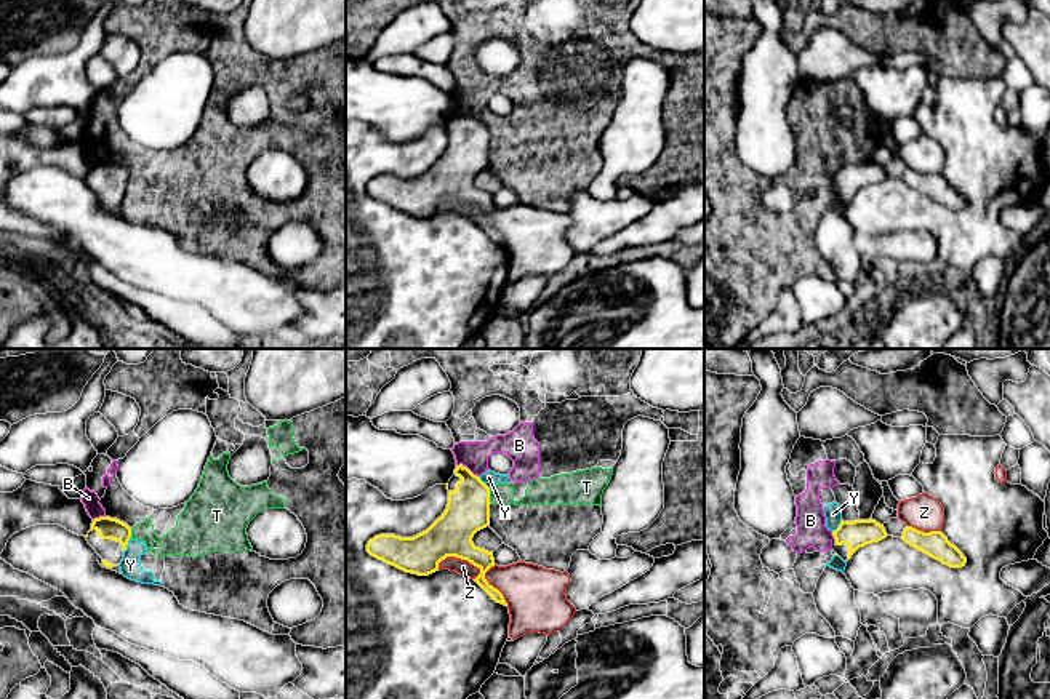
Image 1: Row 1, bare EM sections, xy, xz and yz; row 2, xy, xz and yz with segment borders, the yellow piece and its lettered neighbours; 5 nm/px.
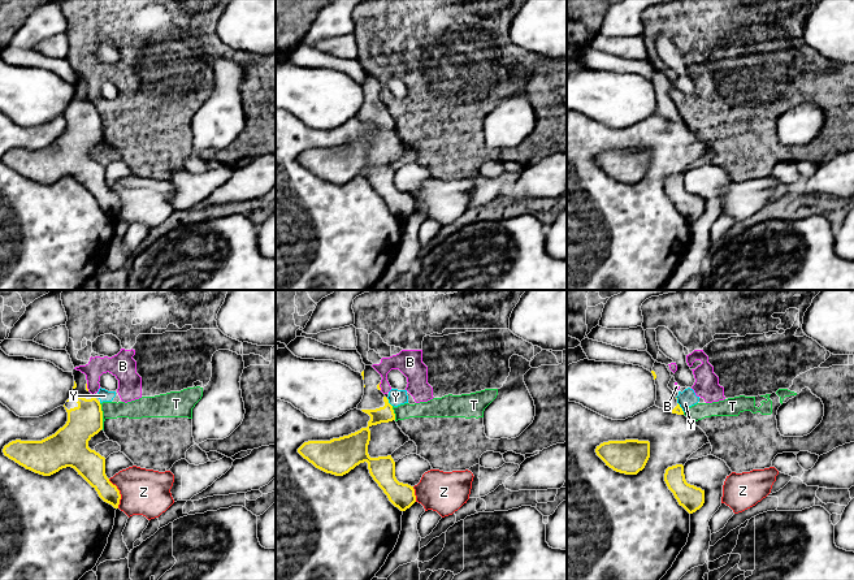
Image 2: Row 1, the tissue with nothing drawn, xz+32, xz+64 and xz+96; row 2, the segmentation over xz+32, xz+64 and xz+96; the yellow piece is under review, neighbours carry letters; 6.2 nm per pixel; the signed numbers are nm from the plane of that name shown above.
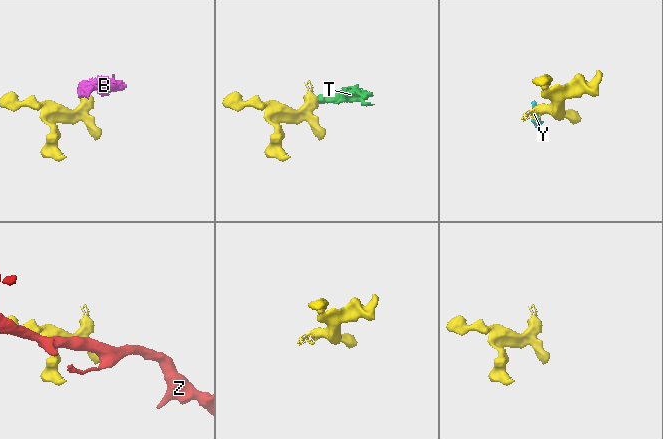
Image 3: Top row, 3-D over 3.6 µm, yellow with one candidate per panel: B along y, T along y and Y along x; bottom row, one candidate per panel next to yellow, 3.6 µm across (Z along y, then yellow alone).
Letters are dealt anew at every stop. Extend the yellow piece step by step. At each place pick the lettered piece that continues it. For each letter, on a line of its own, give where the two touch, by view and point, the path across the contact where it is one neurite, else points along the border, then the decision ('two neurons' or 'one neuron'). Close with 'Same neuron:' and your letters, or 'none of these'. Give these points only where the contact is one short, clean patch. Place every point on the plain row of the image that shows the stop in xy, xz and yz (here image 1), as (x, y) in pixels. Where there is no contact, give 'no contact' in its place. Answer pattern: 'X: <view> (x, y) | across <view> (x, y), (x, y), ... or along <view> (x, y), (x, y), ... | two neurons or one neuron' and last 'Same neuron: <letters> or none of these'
B: xz (471, 114) | along xz (466, 107), (479, 119) | two neurons
T: xz (488, 138) | along xz (488, 130), (488, 141), (492, 144) | two neurons
Y: xy (127, 186) | along xy (130, 181), (124, 194) | two neurons
Z: xz (458, 199) | two neurons
Same neuron: none of these

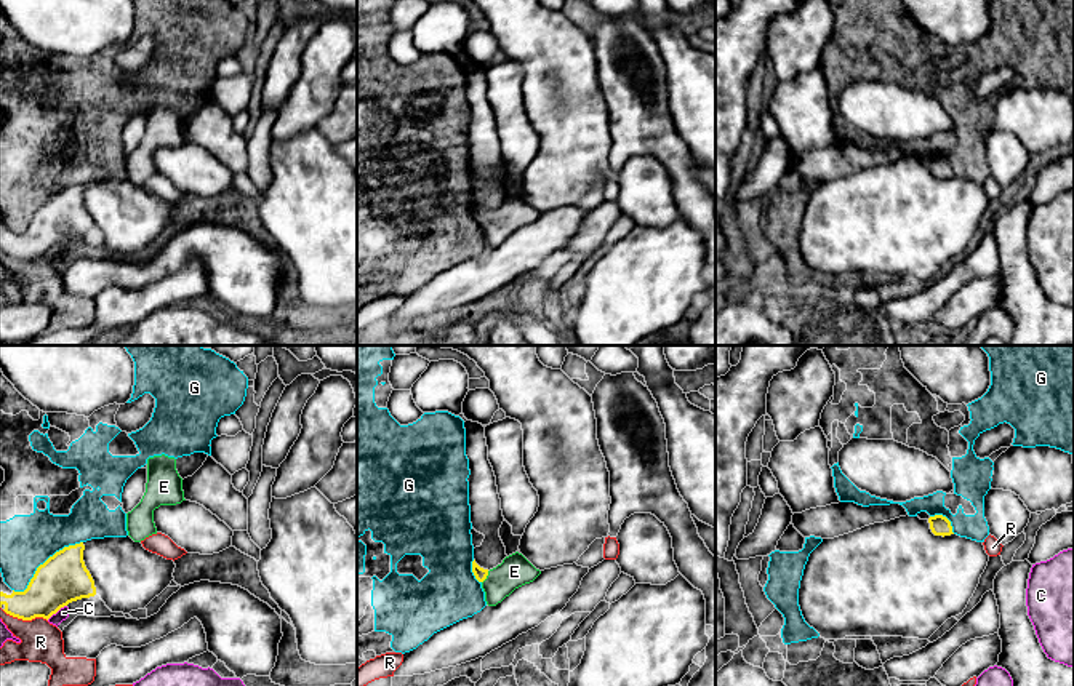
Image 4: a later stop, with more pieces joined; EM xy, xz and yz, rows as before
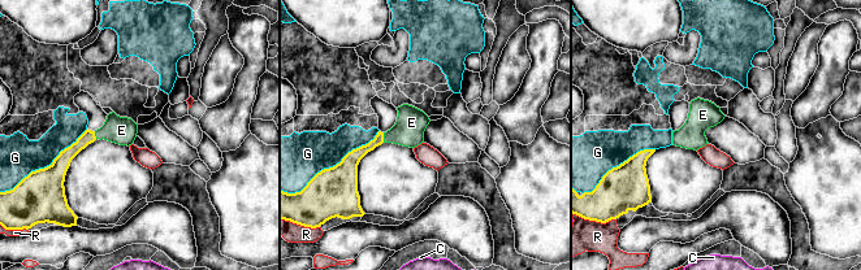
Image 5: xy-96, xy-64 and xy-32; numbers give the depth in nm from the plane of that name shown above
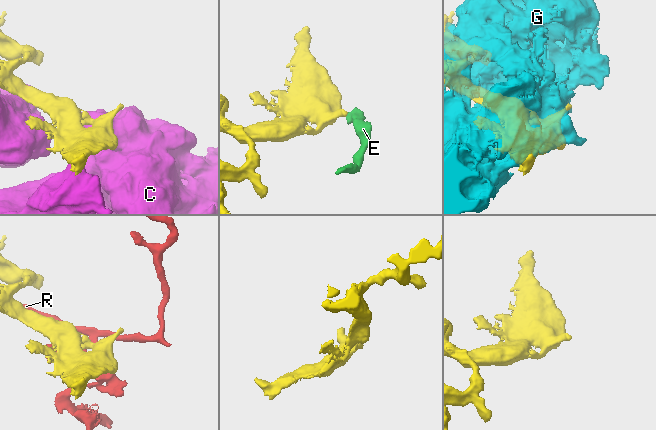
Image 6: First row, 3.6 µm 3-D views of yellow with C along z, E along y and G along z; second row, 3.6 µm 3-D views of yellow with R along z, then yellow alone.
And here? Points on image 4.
C: xy (56, 253) | two neurons
E: xz (485, 219) | across xz (480, 216), (485, 219), (506, 219), (514, 213) | one neuron
G: xy (45, 203) | two neurons
R: xy (23, 261) | two neurons
Same neuron: E

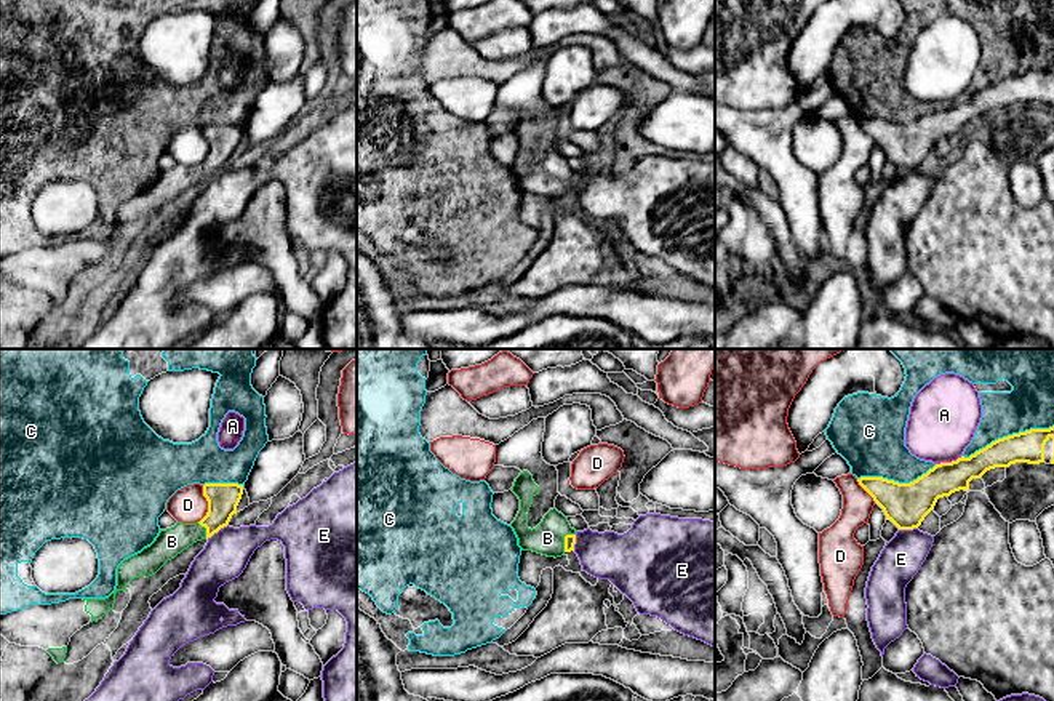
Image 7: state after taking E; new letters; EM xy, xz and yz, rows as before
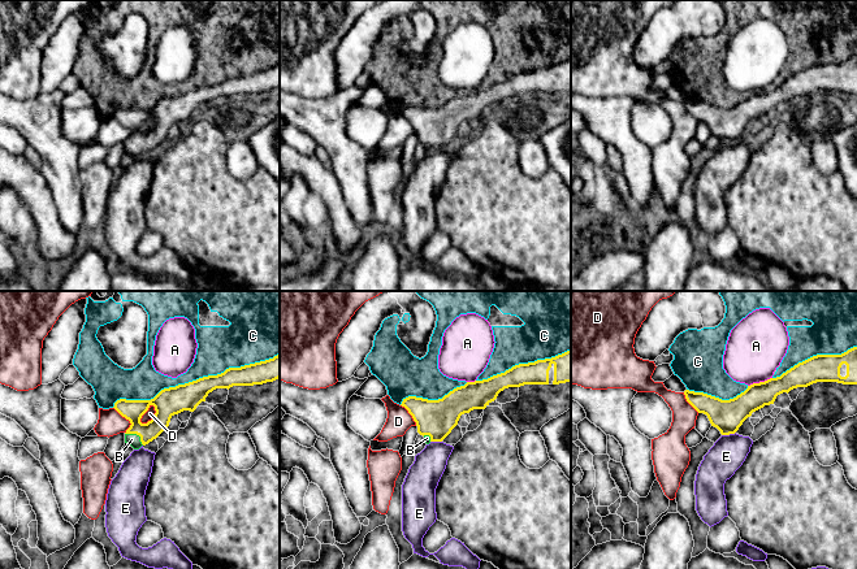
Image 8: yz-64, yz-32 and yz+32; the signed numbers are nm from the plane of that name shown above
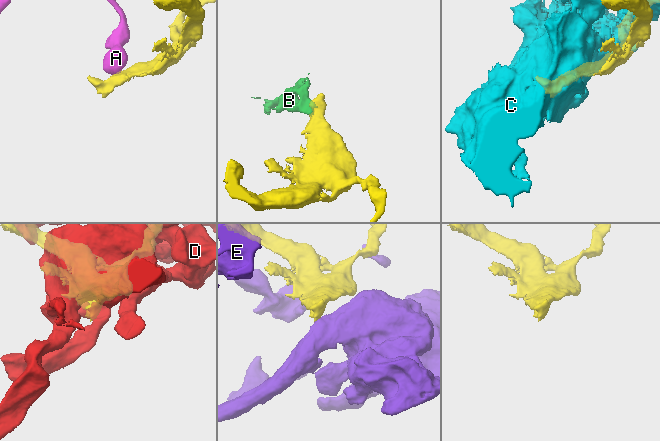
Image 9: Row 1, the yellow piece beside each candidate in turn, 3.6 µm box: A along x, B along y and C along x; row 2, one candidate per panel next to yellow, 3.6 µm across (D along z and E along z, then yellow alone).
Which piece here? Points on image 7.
A: yz (949, 104) | along yz (962, 98), (936, 106) | two neurons
B: xz (565, 181) | across xz (570, 181), (565, 181), (547, 180) | one neuron
C: yz (1008, 77) | two neurons
D: xy (208, 146) | two neurons
E: xy (216, 173) | along xy (227, 165), (207, 180) | two neurons
Same neuron: B

